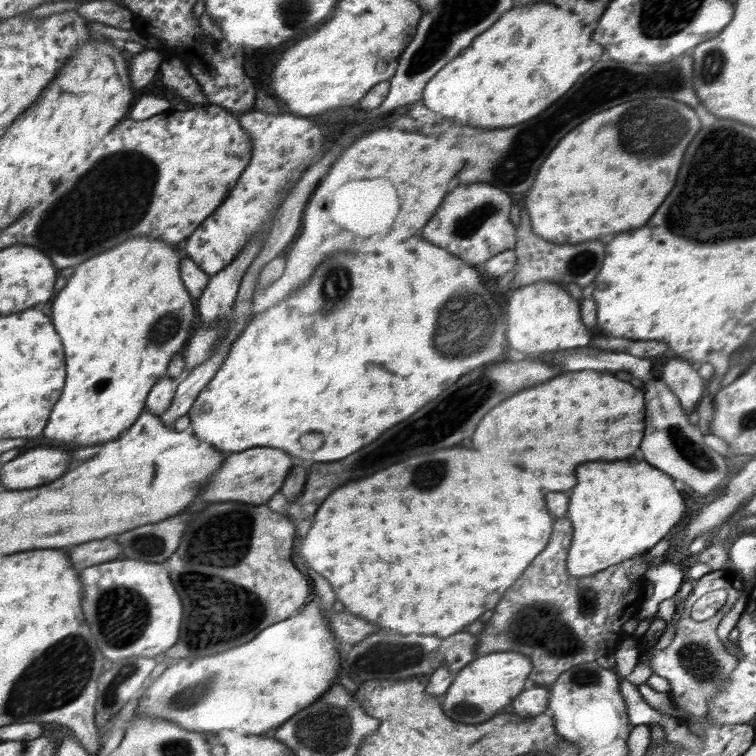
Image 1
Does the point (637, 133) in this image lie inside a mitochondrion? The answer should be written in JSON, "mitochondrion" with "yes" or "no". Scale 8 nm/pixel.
{"mitochondrion":"yes"}

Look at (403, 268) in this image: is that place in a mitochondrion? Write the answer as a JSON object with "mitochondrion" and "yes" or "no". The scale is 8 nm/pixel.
{"mitochondrion":"no"}

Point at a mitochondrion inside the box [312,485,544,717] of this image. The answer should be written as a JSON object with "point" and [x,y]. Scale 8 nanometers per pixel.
{"point":[414,655]}

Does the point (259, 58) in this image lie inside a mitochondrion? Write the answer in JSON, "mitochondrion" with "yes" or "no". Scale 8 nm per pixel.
{"mitochondrion":"no"}

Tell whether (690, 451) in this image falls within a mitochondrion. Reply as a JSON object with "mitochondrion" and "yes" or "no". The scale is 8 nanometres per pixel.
{"mitochondrion":"yes"}

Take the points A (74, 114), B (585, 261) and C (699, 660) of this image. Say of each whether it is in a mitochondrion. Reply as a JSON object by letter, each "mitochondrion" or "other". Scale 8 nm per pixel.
{"A":"other","B":"mitochondrion","C":"mitochondrion"}

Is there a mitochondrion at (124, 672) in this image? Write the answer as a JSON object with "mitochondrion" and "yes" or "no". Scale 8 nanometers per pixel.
{"mitochondrion":"yes"}

